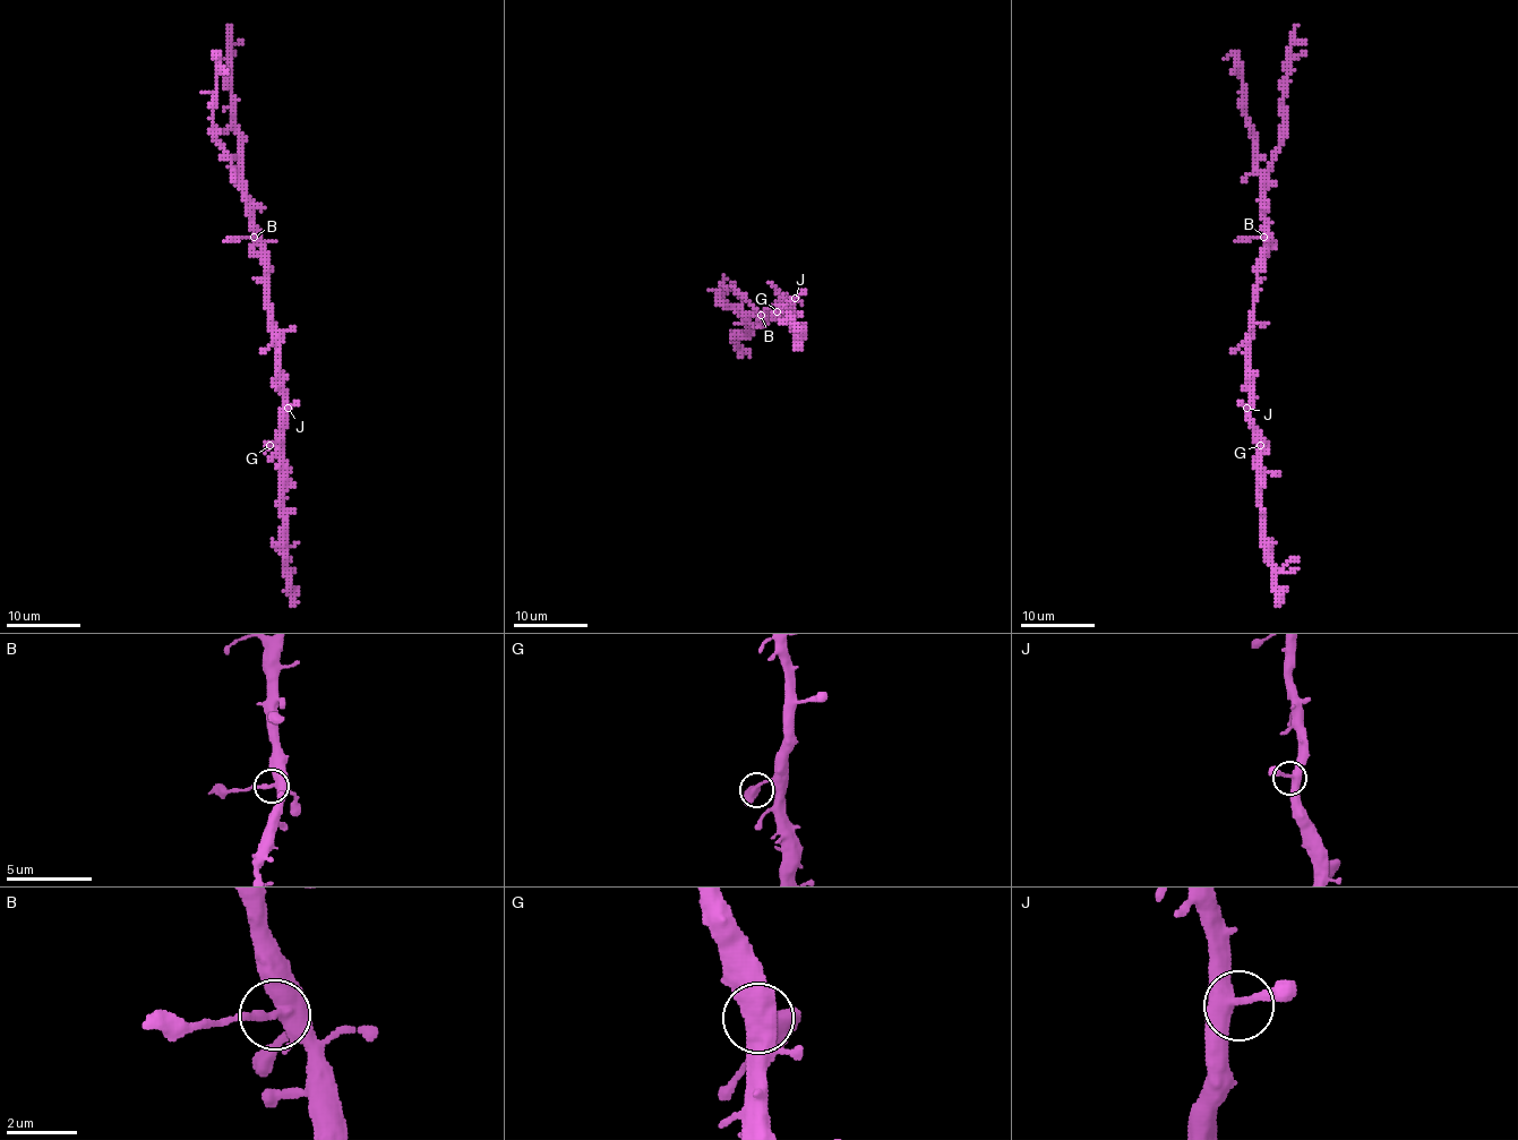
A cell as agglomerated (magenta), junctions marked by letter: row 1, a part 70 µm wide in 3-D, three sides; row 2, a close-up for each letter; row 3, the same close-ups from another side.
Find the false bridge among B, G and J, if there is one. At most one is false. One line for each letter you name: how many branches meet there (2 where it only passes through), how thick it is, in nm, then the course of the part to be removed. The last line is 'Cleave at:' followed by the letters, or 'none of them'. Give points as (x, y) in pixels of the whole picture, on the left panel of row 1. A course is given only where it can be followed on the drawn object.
B: 3 branches meet; 340 nm thick; foreign part runs (255, 237), (224, 240)
Cleave at: B

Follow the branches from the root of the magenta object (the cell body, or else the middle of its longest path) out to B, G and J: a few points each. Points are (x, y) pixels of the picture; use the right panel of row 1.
B: (1254, 313), (1257, 266), (1266, 243), (1263, 237)
G: (1254, 313), (1246, 374), (1251, 428), (1260, 445)
J: (1254, 313), (1246, 353), (1251, 390), (1251, 404), (1246, 408)

